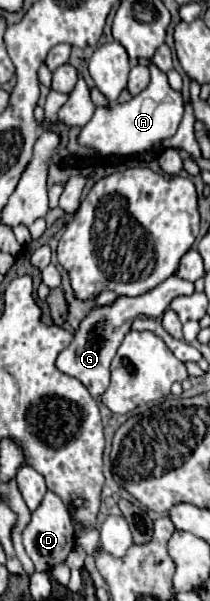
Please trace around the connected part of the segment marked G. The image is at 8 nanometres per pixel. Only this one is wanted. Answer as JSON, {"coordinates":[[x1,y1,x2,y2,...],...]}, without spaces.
{"coordinates":[[178,275,168,277,162,285,158,285,158,289,152,289,150,293,144,293,142,297,118,297,118,301,112,307,96,307,78,327,74,341,58,355,56,359,56,367,78,379,88,391,90,395,96,399,106,391,106,385,110,385,110,361,114,357,114,353,118,351,118,345,122,343,124,335,130,331,130,323,140,315,148,315,148,317,158,317,162,315,172,299,180,297,180,295,192,295,194,293,194,283,180,279]]}

